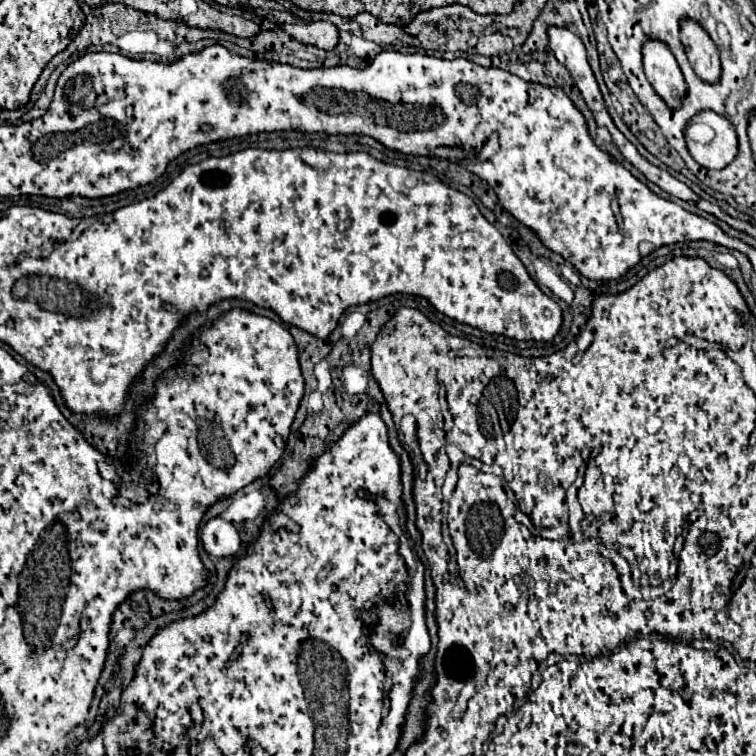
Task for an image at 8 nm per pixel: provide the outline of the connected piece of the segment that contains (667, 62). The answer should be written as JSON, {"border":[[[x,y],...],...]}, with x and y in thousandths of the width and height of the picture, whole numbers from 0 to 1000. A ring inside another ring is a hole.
{"border":[[[856,53],[851,61],[851,87],[864,119],[885,143],[898,143],[909,127],[909,111],[888,66],[869,53]]]}

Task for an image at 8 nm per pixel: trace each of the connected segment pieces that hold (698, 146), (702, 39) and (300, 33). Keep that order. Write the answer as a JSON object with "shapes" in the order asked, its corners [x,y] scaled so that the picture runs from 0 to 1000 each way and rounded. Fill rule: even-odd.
{"shapes":[[[[940,146],[922,151],[909,164],[906,185],[914,206],[938,225],[962,222],[978,201],[972,167]]],[[[901,29],[901,56],[906,61],[909,77],[919,98],[935,108],[946,111],[954,101],[954,82],[951,82],[951,66],[935,48],[935,42],[919,32],[919,29]]],[[[377,21],[374,40],[398,58],[411,58],[427,66],[440,66],[448,56],[448,42],[438,29],[403,29],[393,21],[388,29],[388,21]]]]}

